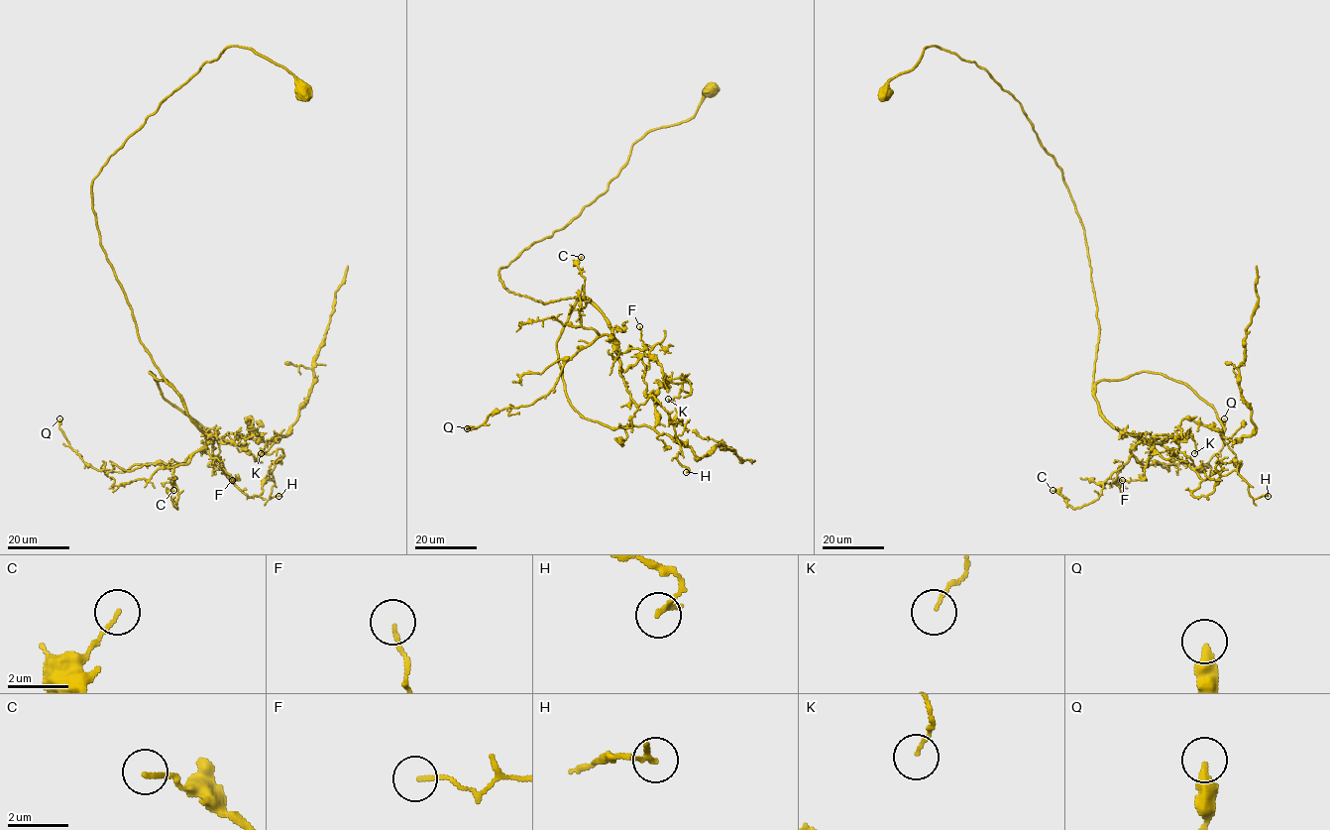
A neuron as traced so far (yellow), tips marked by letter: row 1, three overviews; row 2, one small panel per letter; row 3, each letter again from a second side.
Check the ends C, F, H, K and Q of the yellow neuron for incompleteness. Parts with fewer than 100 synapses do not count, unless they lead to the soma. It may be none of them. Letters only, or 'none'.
none

